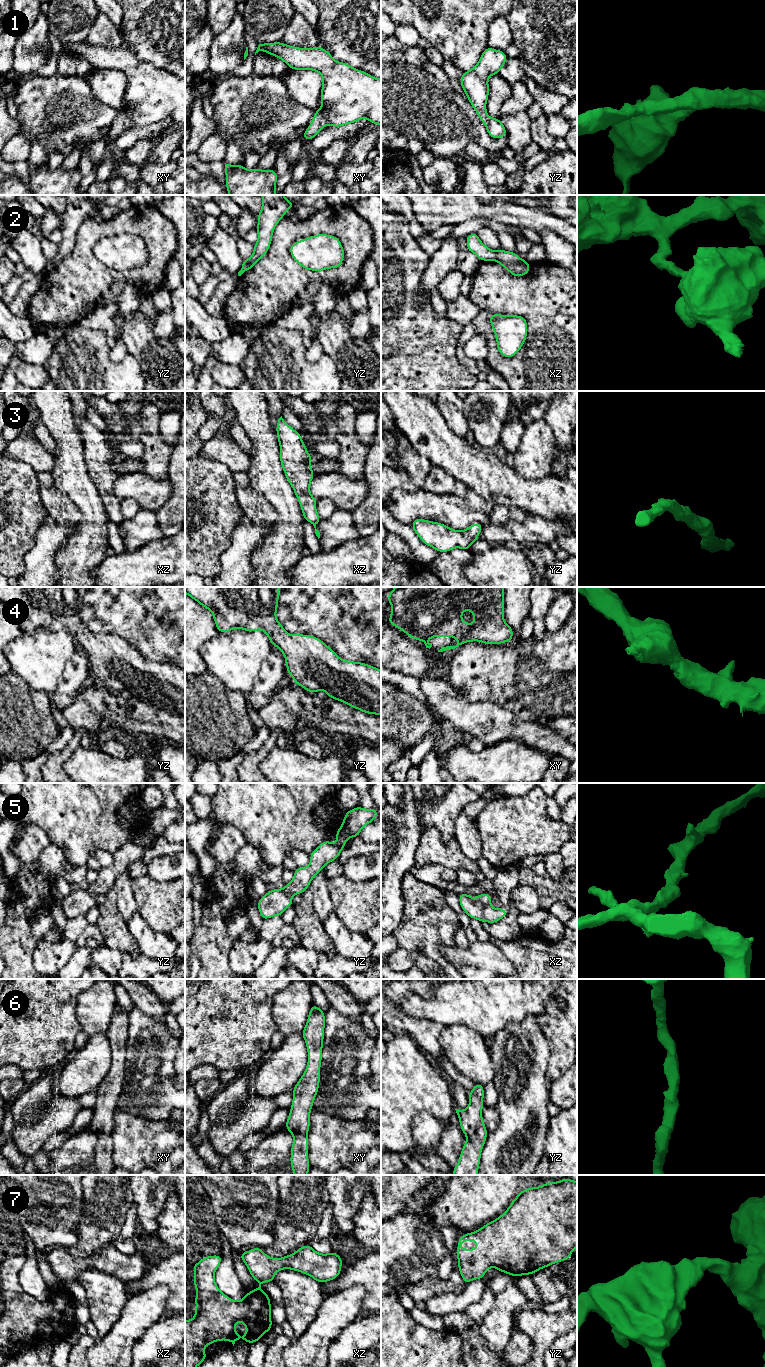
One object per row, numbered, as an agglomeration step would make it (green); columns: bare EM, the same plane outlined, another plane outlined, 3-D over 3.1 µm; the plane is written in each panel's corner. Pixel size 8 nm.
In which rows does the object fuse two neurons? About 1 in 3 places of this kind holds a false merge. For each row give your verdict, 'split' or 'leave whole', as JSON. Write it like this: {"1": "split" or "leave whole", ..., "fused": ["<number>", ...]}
{"1": "leave whole", "2": "split", "3": "leave whole", "4": "leave whole", "5": "leave whole", "6": "leave whole", "7": "leave whole", "fused": ["2"]}

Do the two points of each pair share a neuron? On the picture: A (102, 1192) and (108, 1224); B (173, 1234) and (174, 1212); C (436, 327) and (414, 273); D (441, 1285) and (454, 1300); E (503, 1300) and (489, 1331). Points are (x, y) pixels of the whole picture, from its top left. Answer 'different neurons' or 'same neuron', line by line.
A: same neuron
B: same neuron
C: same neuron
D: different neurons
E: same neuron

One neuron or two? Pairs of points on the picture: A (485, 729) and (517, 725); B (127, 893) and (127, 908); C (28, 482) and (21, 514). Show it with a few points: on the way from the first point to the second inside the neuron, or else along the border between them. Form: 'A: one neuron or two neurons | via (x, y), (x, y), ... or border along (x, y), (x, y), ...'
A: one neuron | via (493, 725), (509, 725)
B: one neuron | via (127, 897), (127, 904)
C: one neuron | via (21, 490), (21, 506)

